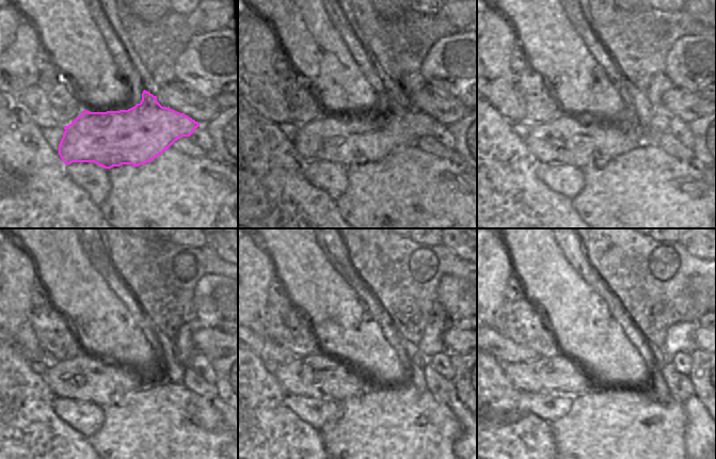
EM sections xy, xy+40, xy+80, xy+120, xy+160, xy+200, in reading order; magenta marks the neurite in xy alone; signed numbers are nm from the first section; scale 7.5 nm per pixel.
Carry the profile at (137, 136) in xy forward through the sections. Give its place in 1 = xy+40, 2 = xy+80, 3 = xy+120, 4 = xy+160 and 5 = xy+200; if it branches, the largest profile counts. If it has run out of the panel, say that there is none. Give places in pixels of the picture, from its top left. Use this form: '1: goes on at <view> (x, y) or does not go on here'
1: goes on at xy+40 (345, 140)
2: goes on at xy+80 (566, 140)
3: goes on at xy+120 (86, 378)
4: goes on at xy+160 (319, 376)
5: goes on at xy+200 (558, 376)

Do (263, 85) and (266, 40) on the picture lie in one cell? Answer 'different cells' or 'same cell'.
same cell

